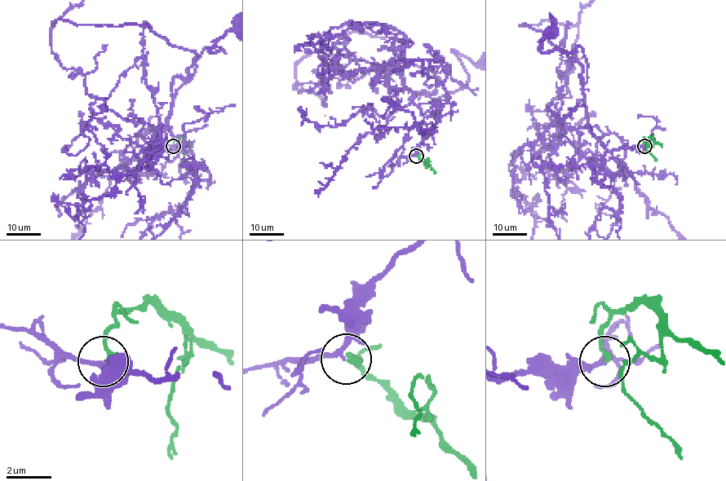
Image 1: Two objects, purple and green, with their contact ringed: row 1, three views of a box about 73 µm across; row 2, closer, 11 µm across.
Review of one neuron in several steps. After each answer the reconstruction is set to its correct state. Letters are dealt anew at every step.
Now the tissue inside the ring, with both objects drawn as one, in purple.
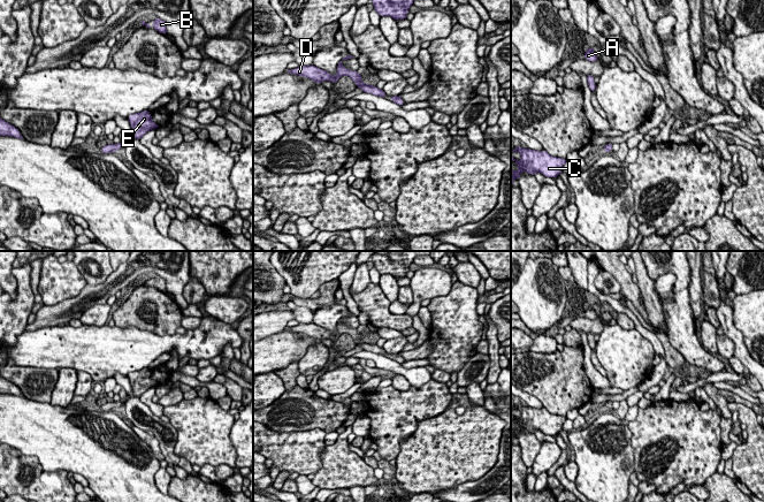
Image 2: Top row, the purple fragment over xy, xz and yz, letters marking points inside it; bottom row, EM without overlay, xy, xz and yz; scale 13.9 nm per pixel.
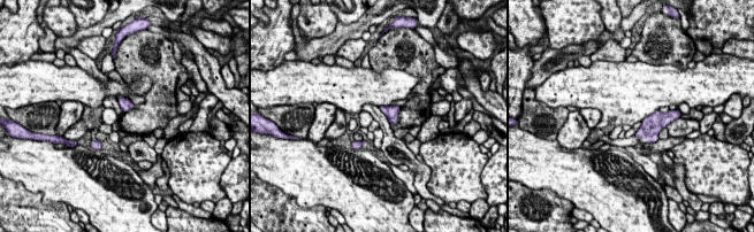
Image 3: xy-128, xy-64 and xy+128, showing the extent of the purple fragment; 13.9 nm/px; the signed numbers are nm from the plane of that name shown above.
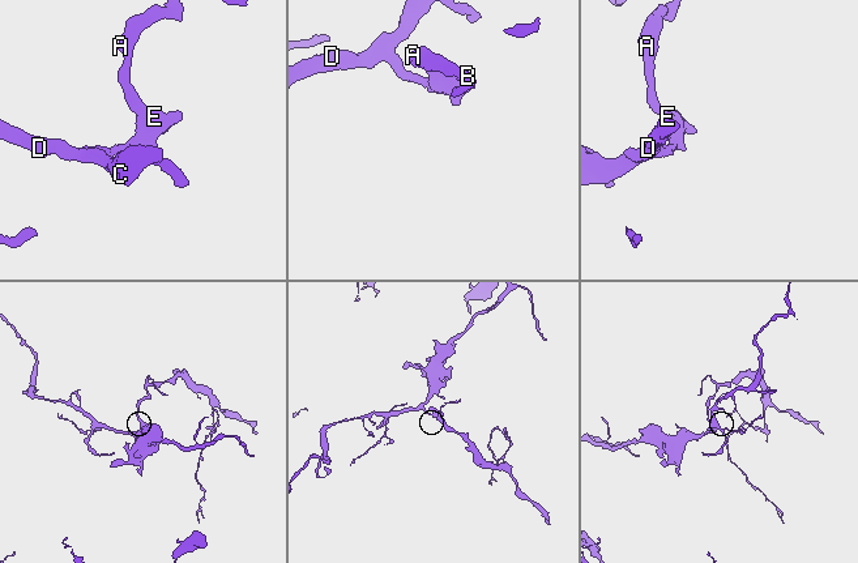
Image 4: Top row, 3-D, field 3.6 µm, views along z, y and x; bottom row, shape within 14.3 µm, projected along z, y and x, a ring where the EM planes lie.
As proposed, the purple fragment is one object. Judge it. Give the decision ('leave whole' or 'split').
leave whole

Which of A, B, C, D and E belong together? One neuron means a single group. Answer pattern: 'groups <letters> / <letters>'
groups A B C D E

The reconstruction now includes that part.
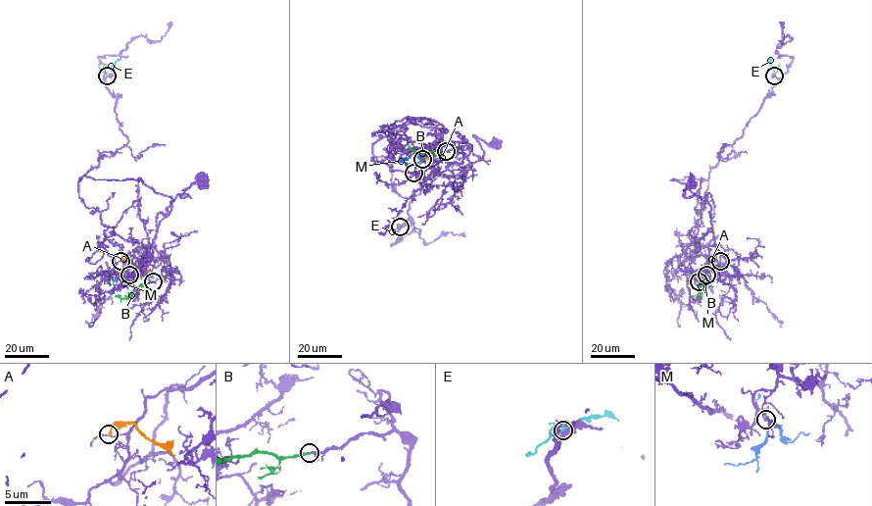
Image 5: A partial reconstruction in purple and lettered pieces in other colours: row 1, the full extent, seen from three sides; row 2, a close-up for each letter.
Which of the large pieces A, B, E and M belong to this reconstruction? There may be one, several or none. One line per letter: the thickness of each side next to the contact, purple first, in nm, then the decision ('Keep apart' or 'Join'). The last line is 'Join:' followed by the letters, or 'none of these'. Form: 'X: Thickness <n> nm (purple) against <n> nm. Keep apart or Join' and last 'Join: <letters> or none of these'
A: Thickness 100 nm (purple) against 200 nm. Keep apart
B: Thickness 160 nm (purple) against 200 nm. Join
E: Thickness 360 nm (purple) against 240 nm. Keep apart
M: Thickness 120 nm (purple) against 110 nm. Keep apart
Join: B

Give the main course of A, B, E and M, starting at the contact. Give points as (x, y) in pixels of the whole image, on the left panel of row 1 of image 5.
A: (121, 261), (126, 259), (143, 271), (150, 272)
B: (153, 280), (136, 287), (128, 298), (115, 295)
E: (107, 75), (104, 70), (121, 60)
M: (129, 275), (113, 279), (109, 276), (116, 269)

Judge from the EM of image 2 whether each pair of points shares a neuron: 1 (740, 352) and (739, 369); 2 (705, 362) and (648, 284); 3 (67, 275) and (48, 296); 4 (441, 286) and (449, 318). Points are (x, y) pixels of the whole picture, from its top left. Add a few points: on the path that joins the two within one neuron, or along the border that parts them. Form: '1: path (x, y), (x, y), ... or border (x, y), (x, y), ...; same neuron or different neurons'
1: border (733, 356), (741, 363), (746, 372); different neurons
2: border (658, 298), (665, 325); different neurons
3: path (62, 280), (52, 291); same neuron
4: border (452, 284), (445, 295), (436, 296), (432, 299); different neurons

